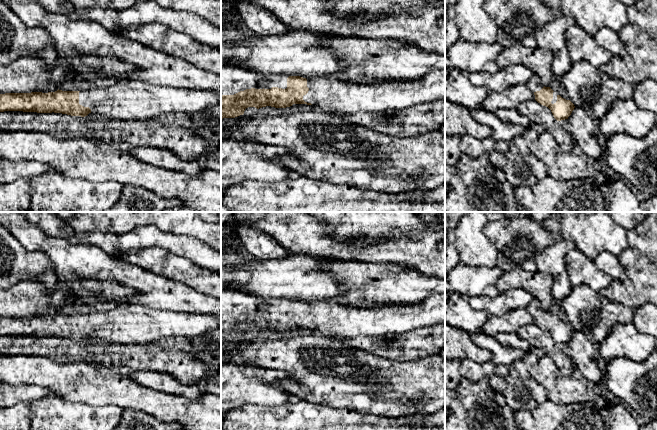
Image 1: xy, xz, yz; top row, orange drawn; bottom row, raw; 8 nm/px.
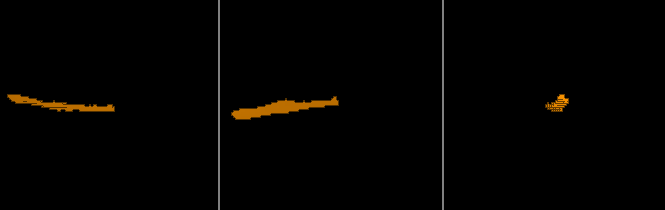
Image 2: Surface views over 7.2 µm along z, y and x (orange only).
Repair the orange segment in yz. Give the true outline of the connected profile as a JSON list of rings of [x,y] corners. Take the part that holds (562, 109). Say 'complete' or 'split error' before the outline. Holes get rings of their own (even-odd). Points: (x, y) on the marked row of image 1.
split error; [[[536,74],[532,75],[527,85],[534,92],[535,100],[548,107],[557,121],[568,119],[575,108],[570,100],[562,98],[550,87],[545,87]]]

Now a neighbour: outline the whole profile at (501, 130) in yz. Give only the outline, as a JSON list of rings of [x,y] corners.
[[[483,108],[470,109],[470,113],[477,122],[487,125],[492,129],[490,138],[494,141],[503,140],[509,142],[522,135],[527,129],[522,125],[502,121],[493,112],[488,112]]]

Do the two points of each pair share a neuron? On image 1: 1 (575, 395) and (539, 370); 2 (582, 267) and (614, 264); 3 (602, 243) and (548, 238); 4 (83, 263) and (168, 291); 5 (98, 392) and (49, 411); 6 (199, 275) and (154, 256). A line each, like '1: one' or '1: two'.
1: one
2: two
3: two
4: one
5: two
6: one

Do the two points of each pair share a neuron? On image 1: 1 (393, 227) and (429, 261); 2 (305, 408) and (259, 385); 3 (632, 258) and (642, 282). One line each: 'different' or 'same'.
1: different
2: different
3: same

